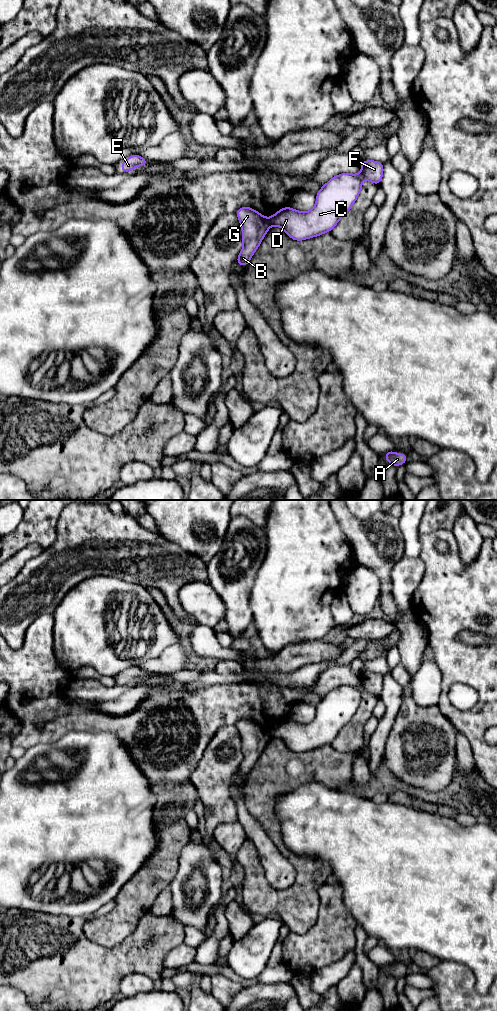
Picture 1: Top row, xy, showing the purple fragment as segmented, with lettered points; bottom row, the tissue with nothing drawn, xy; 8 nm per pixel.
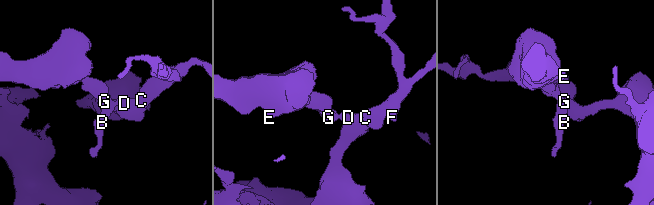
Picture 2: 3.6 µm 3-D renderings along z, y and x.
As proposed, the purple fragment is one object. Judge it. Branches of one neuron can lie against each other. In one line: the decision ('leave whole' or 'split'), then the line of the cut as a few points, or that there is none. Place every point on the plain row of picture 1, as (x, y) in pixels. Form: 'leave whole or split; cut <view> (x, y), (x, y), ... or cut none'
split; cut xy (268, 731), (271, 736)

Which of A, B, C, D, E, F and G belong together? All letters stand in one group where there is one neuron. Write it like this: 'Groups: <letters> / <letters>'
Groups: A C D F / B E G

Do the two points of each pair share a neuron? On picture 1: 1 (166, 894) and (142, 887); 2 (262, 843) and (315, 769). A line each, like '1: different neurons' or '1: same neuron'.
1: different neurons
2: different neurons

